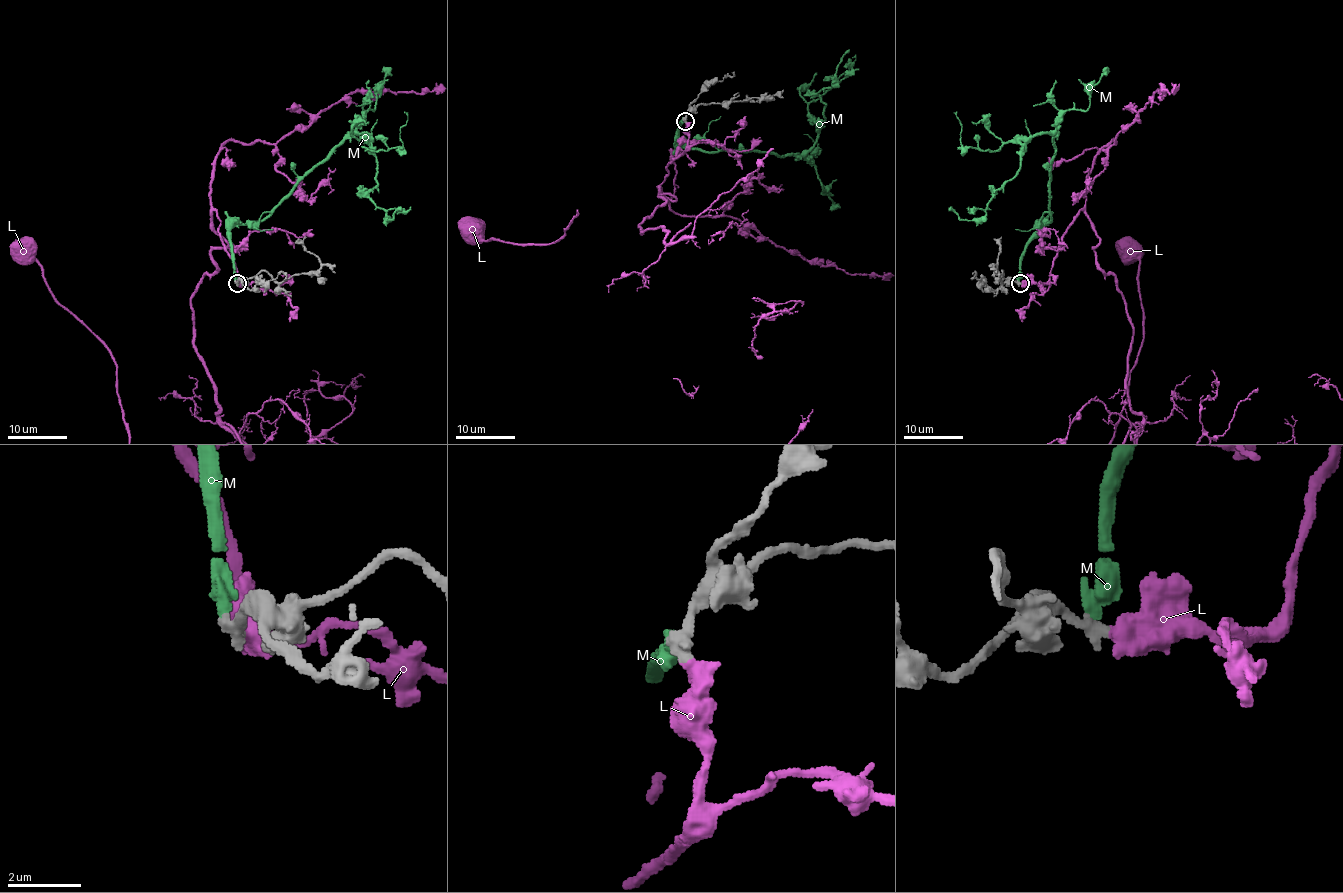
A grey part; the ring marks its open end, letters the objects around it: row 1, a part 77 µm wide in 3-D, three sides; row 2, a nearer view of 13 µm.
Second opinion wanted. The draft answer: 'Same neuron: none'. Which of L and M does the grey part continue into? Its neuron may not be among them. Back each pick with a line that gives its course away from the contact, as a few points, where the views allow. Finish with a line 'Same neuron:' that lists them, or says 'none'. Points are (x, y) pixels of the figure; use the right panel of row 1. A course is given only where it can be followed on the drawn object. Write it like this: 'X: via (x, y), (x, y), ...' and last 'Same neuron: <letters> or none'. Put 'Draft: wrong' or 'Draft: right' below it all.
Same neuron: L
Draft: wrong

